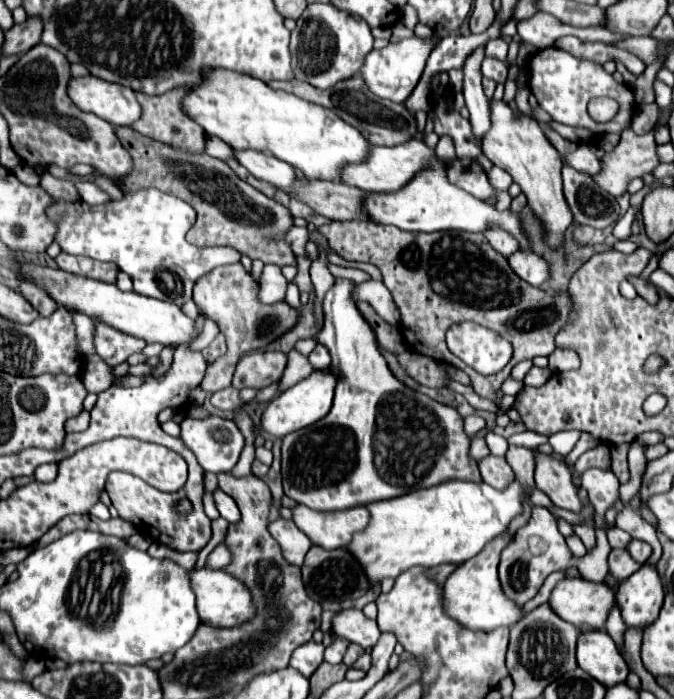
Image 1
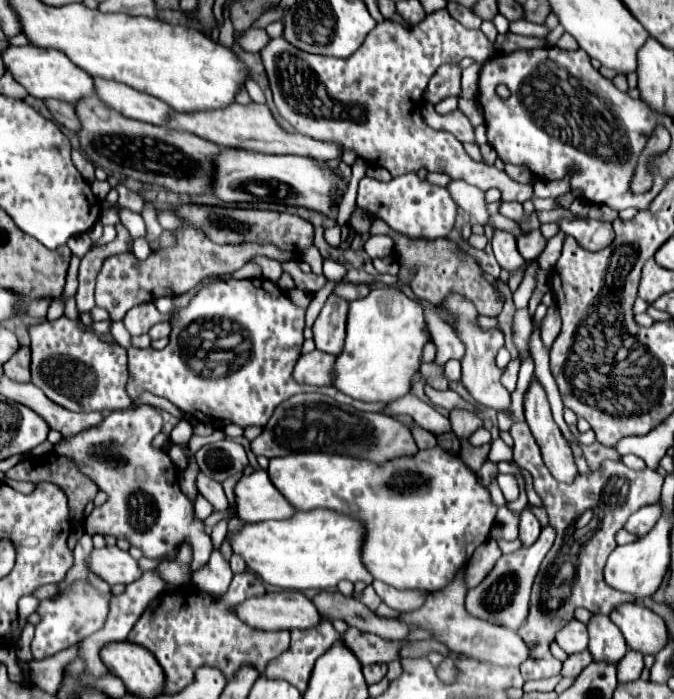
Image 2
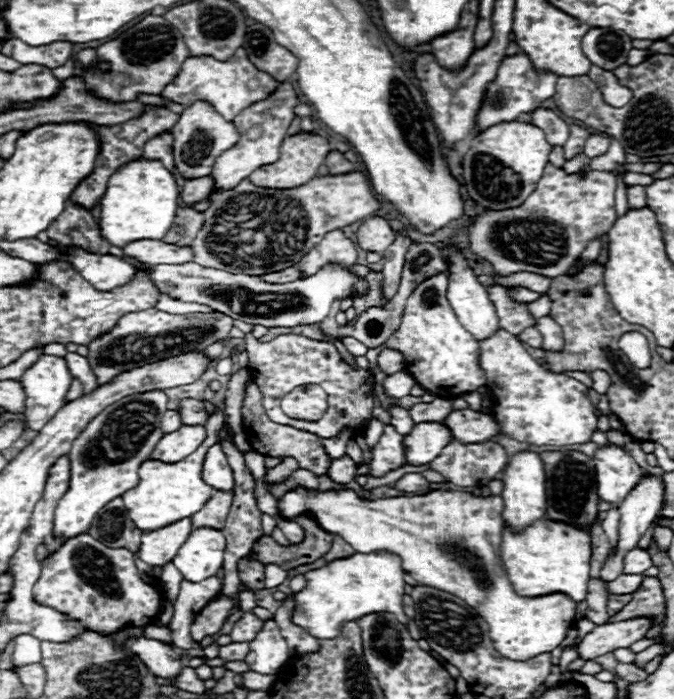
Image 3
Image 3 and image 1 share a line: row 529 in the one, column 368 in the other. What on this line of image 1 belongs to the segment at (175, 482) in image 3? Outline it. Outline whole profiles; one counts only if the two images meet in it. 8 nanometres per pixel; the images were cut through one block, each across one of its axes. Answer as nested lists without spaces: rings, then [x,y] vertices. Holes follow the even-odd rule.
[[[212,70],[200,86],[192,86],[192,92],[184,98],[186,114],[196,120],[208,136],[216,136],[230,144],[234,150],[256,150],[268,152],[290,166],[298,168],[308,180],[330,180],[342,182],[342,172],[348,164],[366,162],[372,144],[364,134],[358,134],[354,126],[348,126],[332,110],[316,106],[314,102],[302,100],[284,90],[272,90],[266,82],[252,78],[248,74],[230,72],[230,70]]]

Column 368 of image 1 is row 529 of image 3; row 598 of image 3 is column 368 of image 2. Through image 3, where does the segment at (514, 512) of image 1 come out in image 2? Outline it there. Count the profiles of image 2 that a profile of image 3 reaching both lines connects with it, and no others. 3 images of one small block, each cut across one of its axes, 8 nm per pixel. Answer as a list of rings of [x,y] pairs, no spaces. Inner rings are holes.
[[[314,508],[308,512],[296,512],[288,520],[244,524],[240,530],[226,536],[232,552],[242,556],[248,570],[252,570],[266,584],[288,590],[324,590],[338,586],[340,580],[372,582],[370,572],[360,560],[360,548],[364,540],[364,524],[326,510]]]

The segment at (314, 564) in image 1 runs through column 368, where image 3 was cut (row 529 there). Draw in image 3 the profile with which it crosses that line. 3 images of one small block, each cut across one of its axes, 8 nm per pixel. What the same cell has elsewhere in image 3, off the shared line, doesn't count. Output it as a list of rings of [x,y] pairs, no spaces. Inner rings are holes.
[[[566,450],[566,452],[542,452],[540,454],[546,468],[546,496],[548,498],[548,518],[554,518],[558,522],[568,522],[576,528],[590,530],[590,524],[594,522],[598,510],[598,492],[596,492],[596,476],[594,476],[594,464],[592,460],[578,452],[578,450]]]

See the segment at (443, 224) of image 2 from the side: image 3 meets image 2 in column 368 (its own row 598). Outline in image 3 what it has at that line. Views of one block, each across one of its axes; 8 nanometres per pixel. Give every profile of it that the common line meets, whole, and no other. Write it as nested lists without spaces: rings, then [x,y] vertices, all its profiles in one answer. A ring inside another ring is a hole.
[[[210,576],[208,580],[202,582],[180,582],[180,594],[174,604],[174,616],[170,620],[170,630],[172,630],[172,644],[190,650],[190,648],[202,648],[198,642],[192,640],[190,636],[190,626],[194,622],[194,616],[208,604],[212,602],[222,590],[222,582],[218,576]]]

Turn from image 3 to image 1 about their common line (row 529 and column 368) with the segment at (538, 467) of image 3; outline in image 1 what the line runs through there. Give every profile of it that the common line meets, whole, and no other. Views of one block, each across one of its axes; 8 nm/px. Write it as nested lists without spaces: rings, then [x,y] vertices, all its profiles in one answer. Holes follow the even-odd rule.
[[[302,504],[294,510],[296,526],[312,540],[312,544],[324,550],[344,548],[350,544],[356,532],[362,532],[370,522],[366,506],[348,508],[342,512],[314,512]]]

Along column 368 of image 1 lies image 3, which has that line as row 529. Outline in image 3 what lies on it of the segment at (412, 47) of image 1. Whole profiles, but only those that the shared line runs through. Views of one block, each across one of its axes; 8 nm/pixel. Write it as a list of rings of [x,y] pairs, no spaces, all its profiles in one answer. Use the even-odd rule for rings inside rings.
[[[164,392],[126,396],[126,400],[112,404],[110,408],[106,408],[106,412],[100,412],[74,440],[68,454],[70,486],[54,512],[56,536],[70,540],[78,534],[86,534],[100,508],[138,484],[140,464],[150,458],[154,446],[164,436],[160,430],[160,420],[162,414],[168,410],[166,404],[168,398]]]

